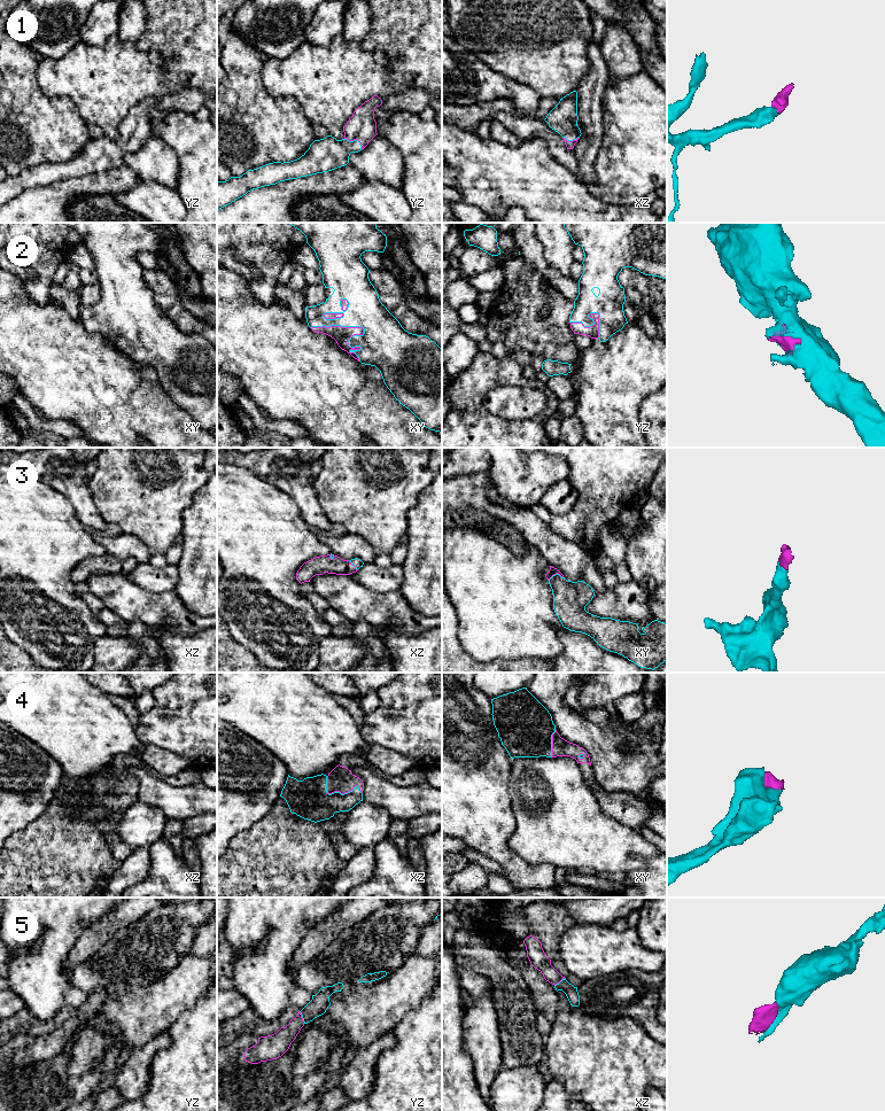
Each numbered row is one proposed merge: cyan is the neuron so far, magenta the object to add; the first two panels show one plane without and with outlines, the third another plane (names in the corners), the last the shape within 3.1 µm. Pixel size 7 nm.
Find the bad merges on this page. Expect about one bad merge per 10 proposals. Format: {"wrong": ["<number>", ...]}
{"wrong": []}

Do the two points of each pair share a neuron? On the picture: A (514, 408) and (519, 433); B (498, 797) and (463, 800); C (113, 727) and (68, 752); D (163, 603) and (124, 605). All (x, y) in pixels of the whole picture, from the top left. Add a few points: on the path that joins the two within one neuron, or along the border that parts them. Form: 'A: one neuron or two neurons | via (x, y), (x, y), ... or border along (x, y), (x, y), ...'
A: two neurons | border along (542, 410), (521, 420), (505, 420), (490, 413)
B: one neuron | via (489, 797), (472, 797)
C: one neuron | via (101, 730), (90, 730), (79, 740)
D: one neuron | via (154, 605), (133, 605)

